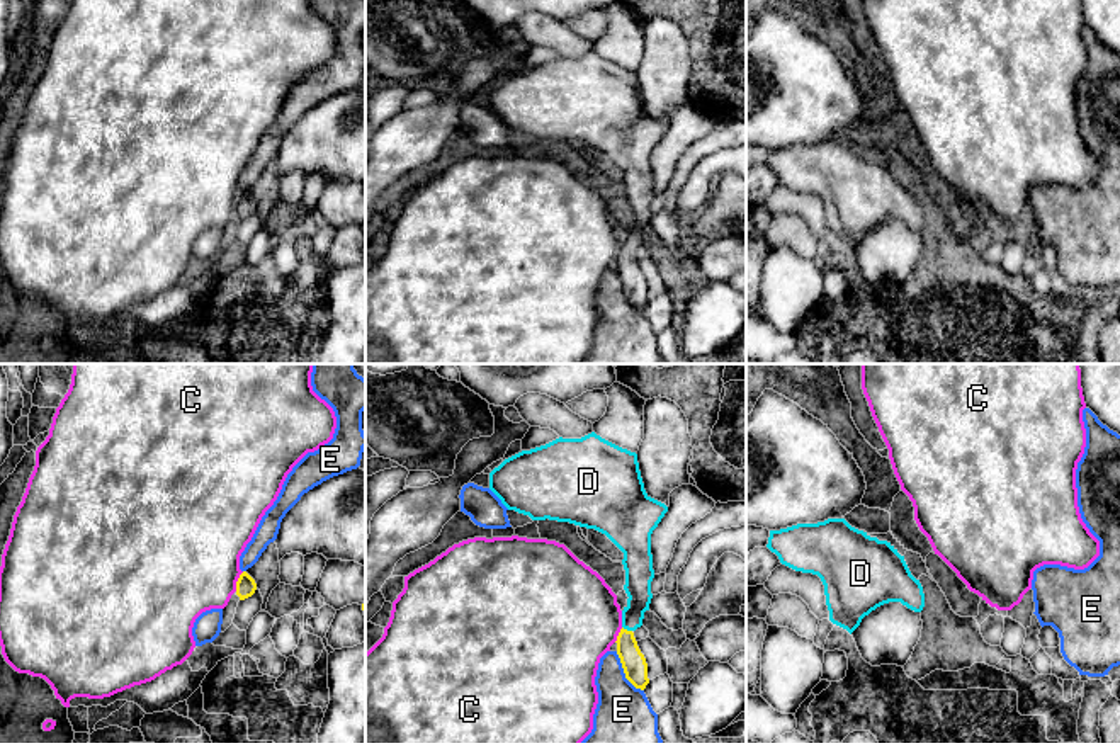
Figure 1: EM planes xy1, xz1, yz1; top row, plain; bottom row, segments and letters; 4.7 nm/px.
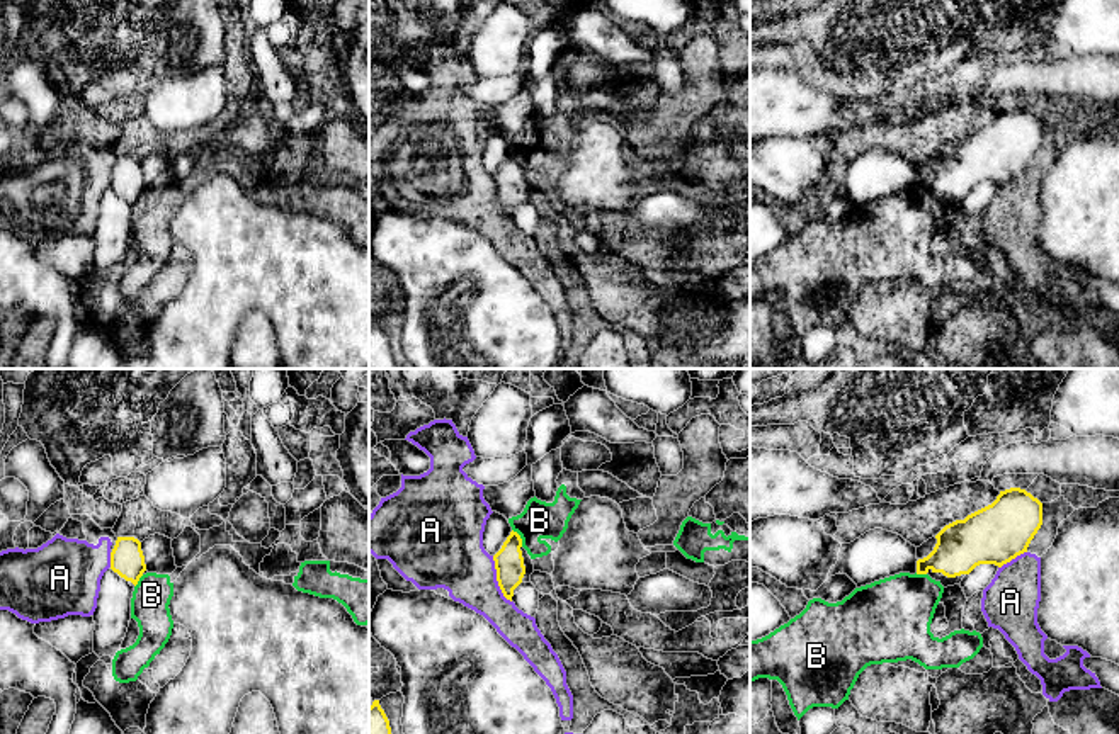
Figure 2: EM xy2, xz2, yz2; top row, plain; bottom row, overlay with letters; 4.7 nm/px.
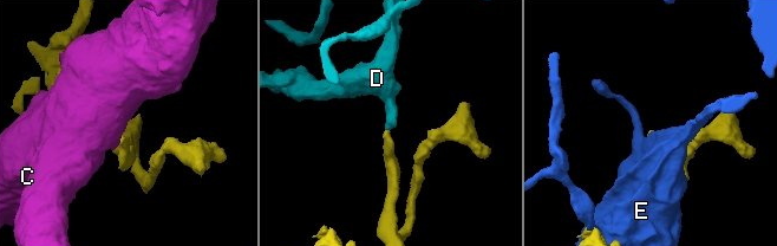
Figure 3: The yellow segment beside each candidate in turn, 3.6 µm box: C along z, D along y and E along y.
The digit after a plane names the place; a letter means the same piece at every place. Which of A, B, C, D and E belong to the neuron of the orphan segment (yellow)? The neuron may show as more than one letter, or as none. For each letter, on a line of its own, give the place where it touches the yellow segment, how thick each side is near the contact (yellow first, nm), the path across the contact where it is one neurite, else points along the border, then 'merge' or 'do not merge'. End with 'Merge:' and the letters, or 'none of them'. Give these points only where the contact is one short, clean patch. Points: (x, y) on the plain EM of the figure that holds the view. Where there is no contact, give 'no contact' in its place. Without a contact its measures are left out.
A: meets yellow in xz2 at (497, 199); 140 nm thick on the yellow side, 320 nm on the other; do not merge
B: meets yellow in xz2 at (519, 157); 140 nm thick on the yellow side, 180 nm on the other; border along xz2 (512, 148), (522, 165); do not merge
C: meets yellow in xy1 at (237, 201); 100 nm thick on the yellow side, 480 nm on the other; do not merge
D: meets yellow in xz1 at (626, 249); 120 nm thick on the yellow side, 130 nm on the other; runs through xz1 (634, 284), (626, 264), (626, 249), (638, 223), (638, 198); merge
E: meets yellow in xz1 at (624, 291); 120 nm thick on the yellow side, 300 nm on the other; do not merge
Merge: D

